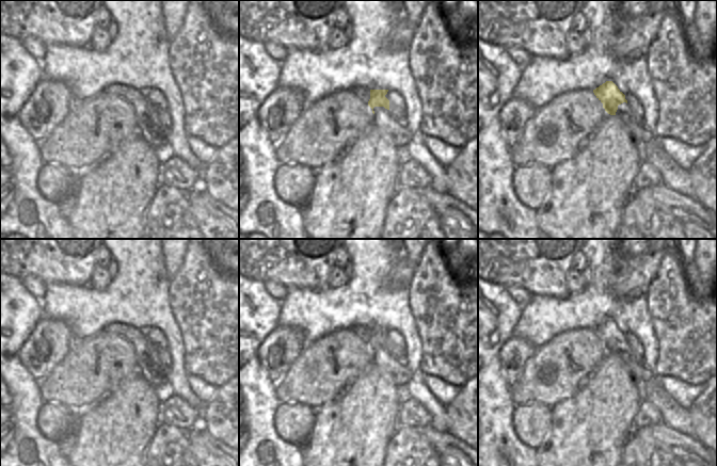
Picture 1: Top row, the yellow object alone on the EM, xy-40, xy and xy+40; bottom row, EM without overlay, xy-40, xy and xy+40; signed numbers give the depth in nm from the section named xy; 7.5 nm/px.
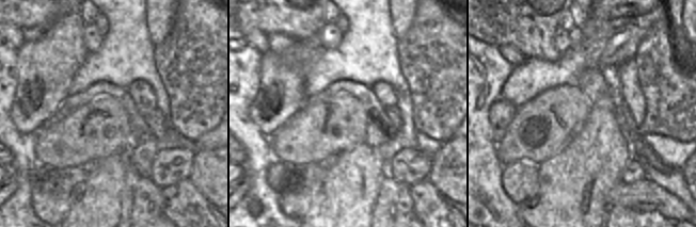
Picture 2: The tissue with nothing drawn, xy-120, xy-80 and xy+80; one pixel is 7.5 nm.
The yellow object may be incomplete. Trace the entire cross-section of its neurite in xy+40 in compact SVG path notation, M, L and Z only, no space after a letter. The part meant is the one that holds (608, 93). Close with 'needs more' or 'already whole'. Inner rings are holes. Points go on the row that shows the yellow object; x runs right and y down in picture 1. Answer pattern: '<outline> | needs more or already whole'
M606 81L595 90L593 90L596 98L603 103L603 108L610 115L616 115L618 106L626 102L634 117L638 117L640 126L646 126L643 120L643 110L639 102L626 100L625 95L618 89L612 81Z | needs more

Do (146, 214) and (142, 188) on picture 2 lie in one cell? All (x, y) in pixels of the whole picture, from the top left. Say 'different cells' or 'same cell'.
same cell

